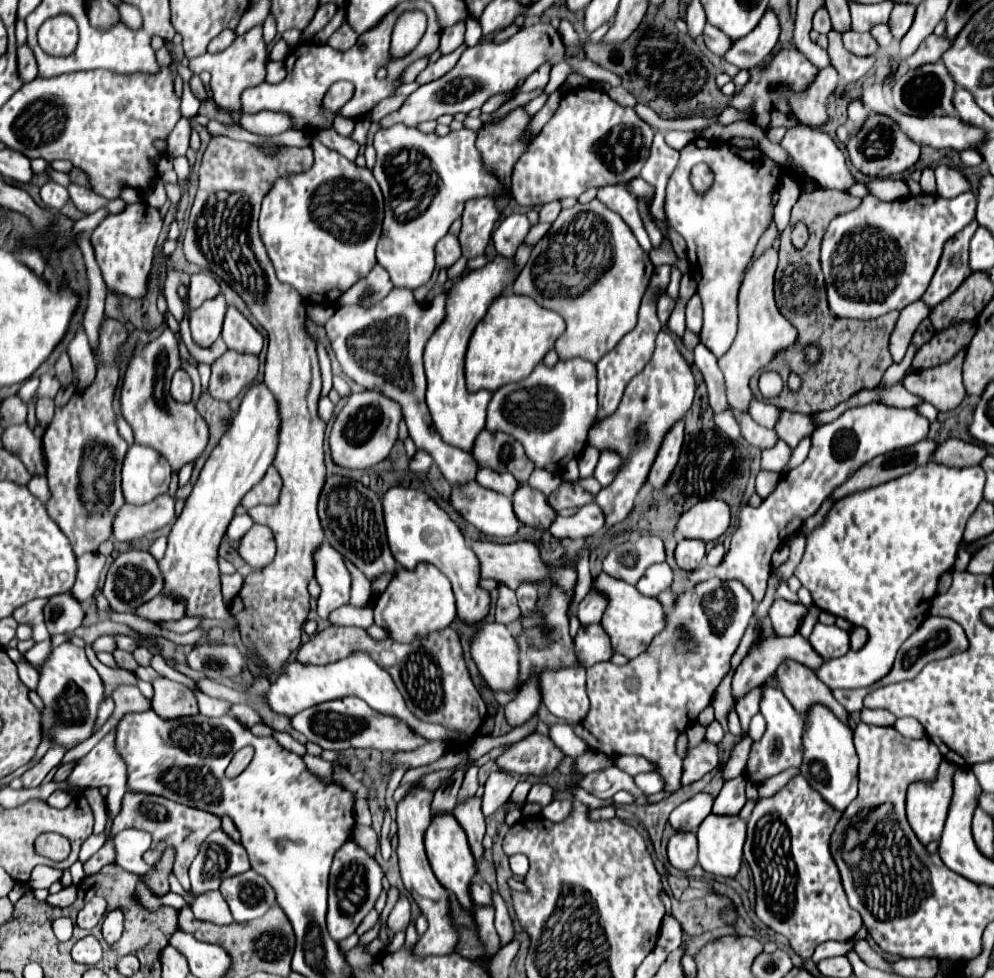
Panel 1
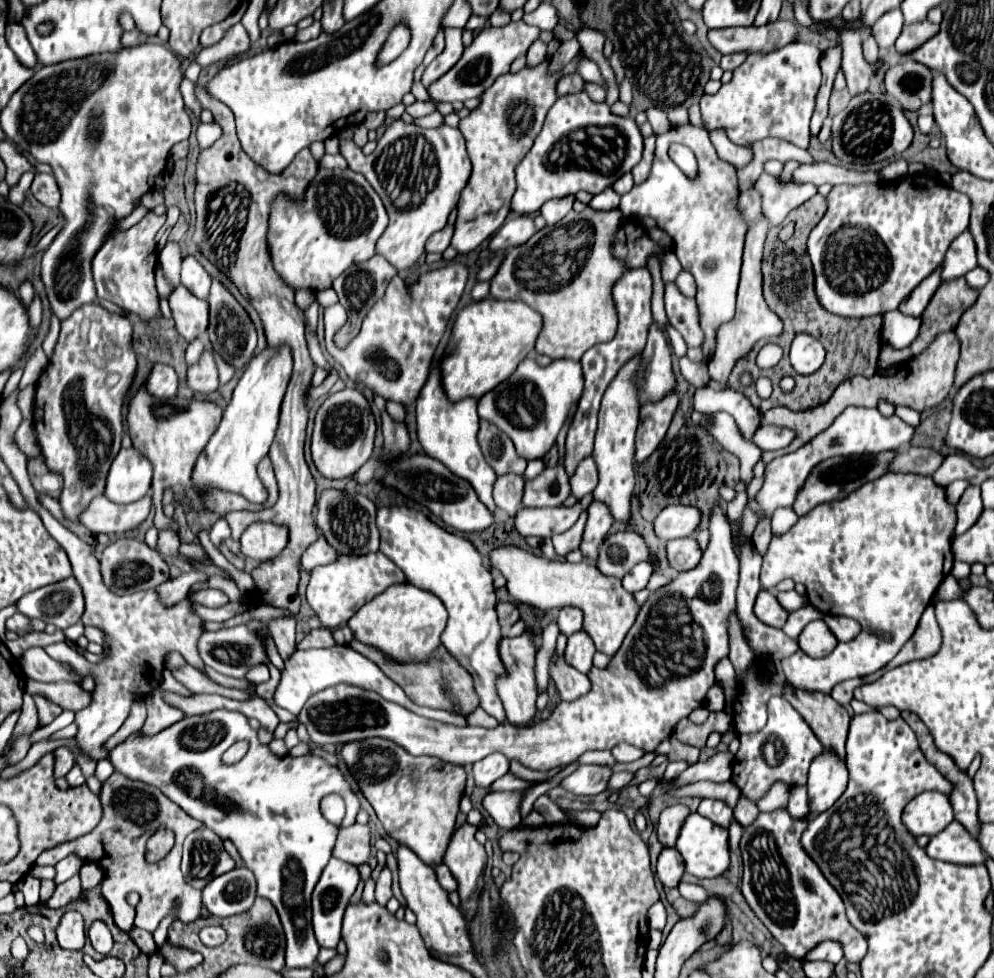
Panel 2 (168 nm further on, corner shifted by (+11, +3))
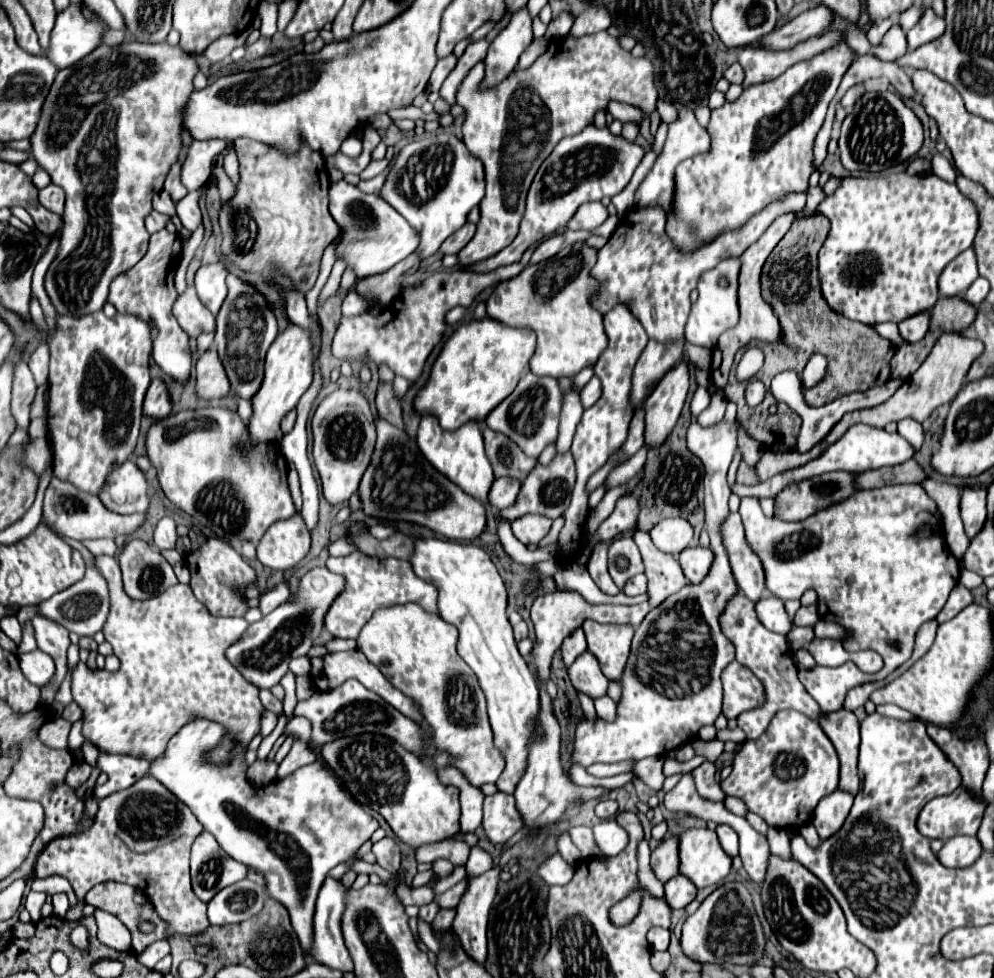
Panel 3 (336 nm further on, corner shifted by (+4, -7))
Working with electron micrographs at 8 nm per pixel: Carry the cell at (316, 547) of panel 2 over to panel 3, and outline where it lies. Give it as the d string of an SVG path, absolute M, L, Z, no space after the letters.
M342 538L342 540L332 542L332 544L328 546L328 550L330 550L330 556L346 556L346 554L352 554L352 552L356 550L356 546L354 546L350 540Z

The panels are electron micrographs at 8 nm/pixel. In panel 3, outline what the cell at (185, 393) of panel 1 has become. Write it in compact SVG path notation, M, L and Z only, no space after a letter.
M152 380L146 398L144 398L144 416L150 416L154 420L162 420L170 414L172 410L172 402L170 396L166 392L166 386L162 380Z

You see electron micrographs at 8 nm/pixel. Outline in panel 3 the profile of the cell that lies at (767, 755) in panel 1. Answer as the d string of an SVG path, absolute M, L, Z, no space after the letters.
M780 710L772 718L768 730L762 734L760 740L746 740L742 744L732 760L732 772L726 780L720 782L720 788L726 796L736 796L744 800L748 810L762 816L768 826L782 830L800 830L812 820L820 798L832 794L838 788L838 756L830 738L824 734L816 720L806 718L796 710Z

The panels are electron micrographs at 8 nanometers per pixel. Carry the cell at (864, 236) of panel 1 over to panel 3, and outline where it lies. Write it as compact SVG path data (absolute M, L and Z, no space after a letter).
M907 162L898 164L898 166L892 166L884 172L880 172L878 177L872 178L872 180L866 180L866 178L854 178L848 176L848 178L842 178L840 186L836 188L834 194L826 196L820 206L816 208L816 214L824 214L830 222L832 222L832 228L830 228L830 234L818 254L818 270L820 270L820 286L822 286L822 294L828 302L828 306L832 310L836 310L838 314L850 318L850 320L856 320L856 322L862 322L862 324L868 324L868 326L874 326L878 322L902 322L904 318L910 318L914 314L920 314L920 312L926 312L930 310L936 300L938 300L938 276L940 272L944 270L944 266L954 260L960 252L968 250L974 242L974 236L976 236L976 230L978 230L978 218L976 218L976 206L972 206L972 202L968 202L968 198L964 198L964 194L960 194L960 190L956 188L956 184L950 184L942 178L938 178L936 174L926 174L926 176L910 175L906 172L905 168Z

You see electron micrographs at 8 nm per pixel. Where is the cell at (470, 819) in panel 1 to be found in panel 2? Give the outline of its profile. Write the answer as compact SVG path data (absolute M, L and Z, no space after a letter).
M463 824L453 834L453 840L445 852L445 864L459 882L459 896L467 918L475 916L477 896L483 889L483 870L487 864L485 848L475 840L477 826Z

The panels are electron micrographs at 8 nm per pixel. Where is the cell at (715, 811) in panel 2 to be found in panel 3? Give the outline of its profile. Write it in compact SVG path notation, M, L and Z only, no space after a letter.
M720 824L720 826L716 828L716 834L718 834L718 840L720 840L724 852L726 852L730 858L734 858L734 856L738 854L738 834L736 834L730 826L724 826L724 824Z

